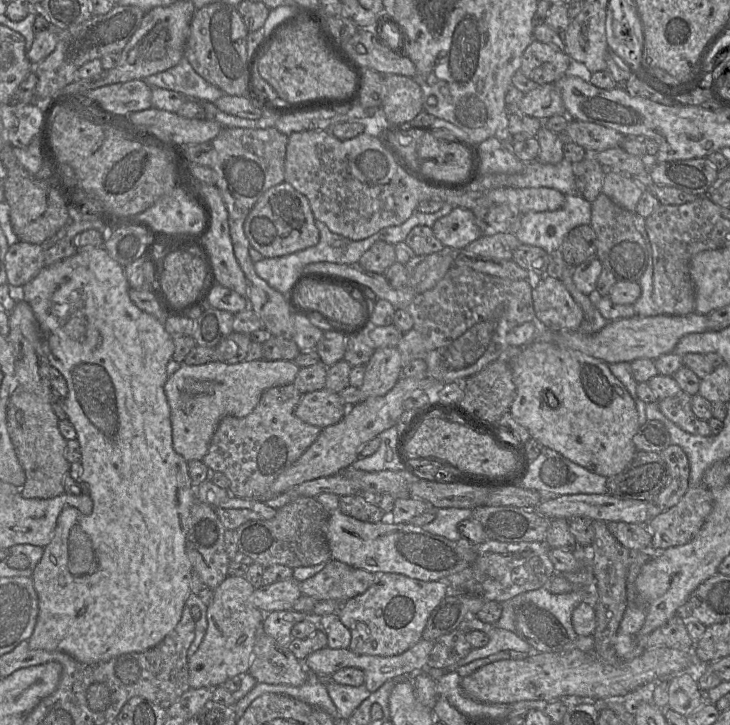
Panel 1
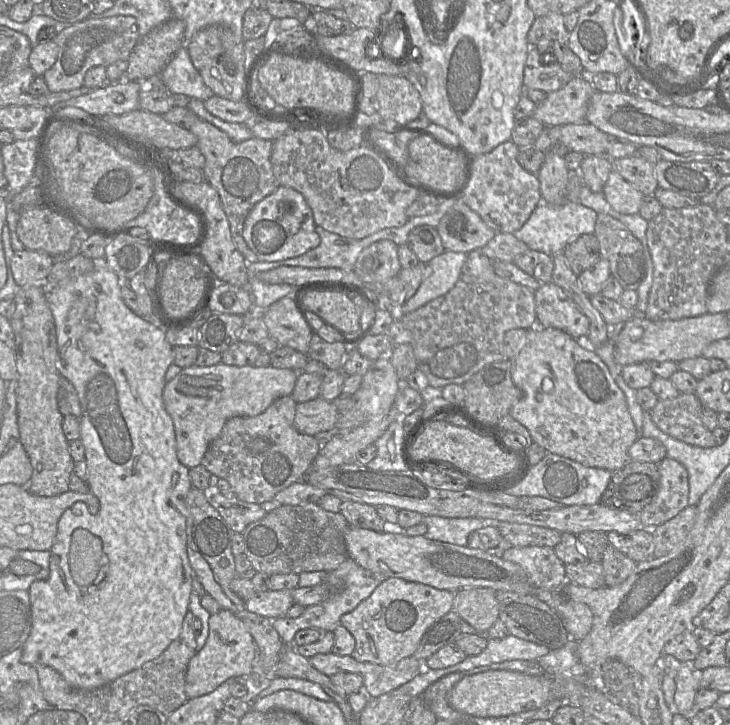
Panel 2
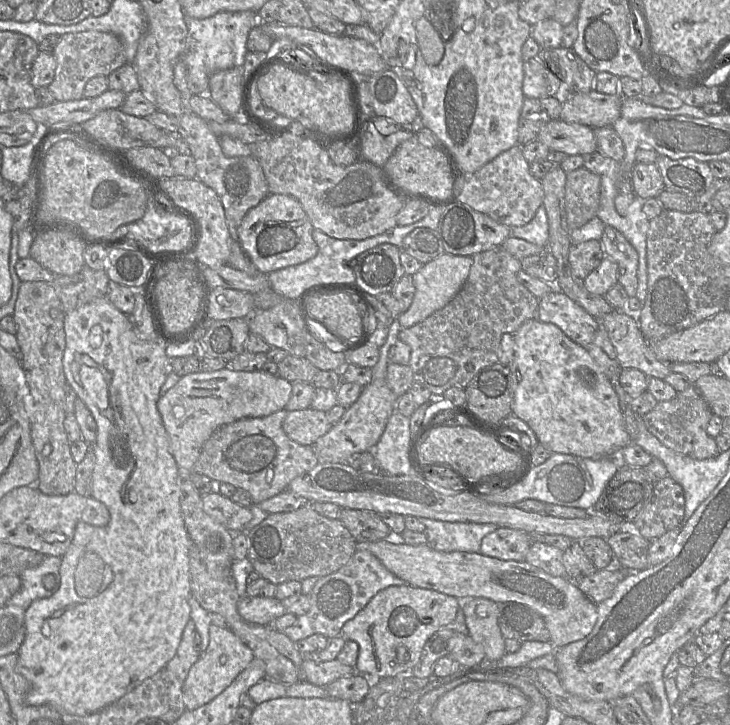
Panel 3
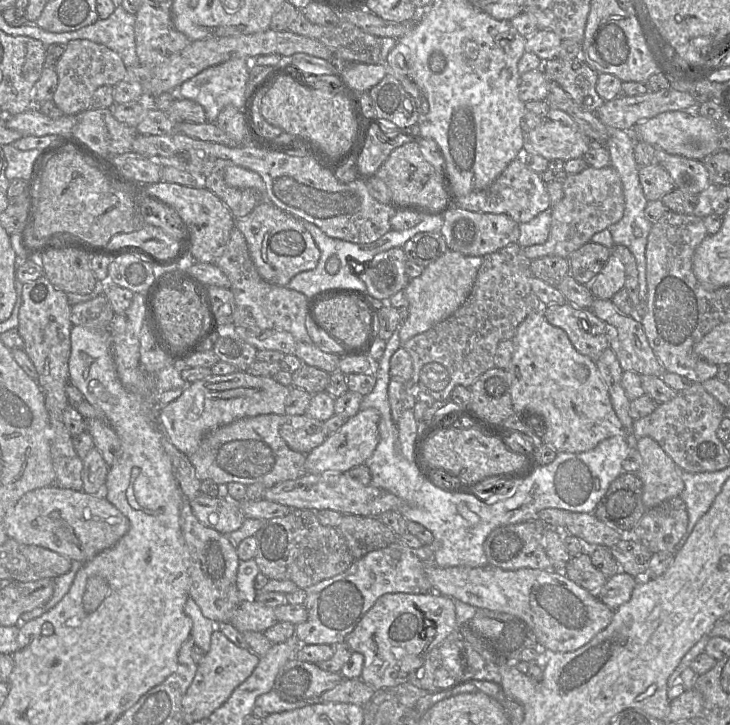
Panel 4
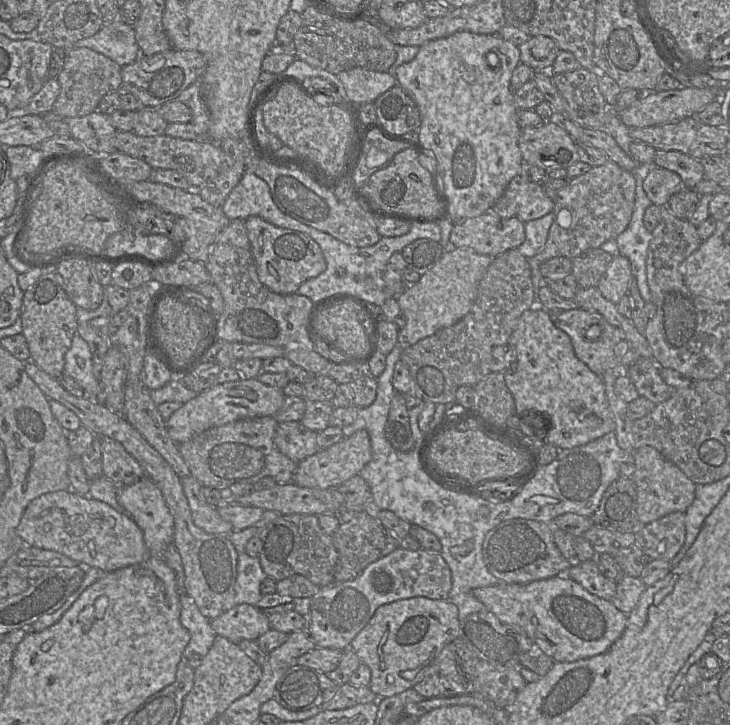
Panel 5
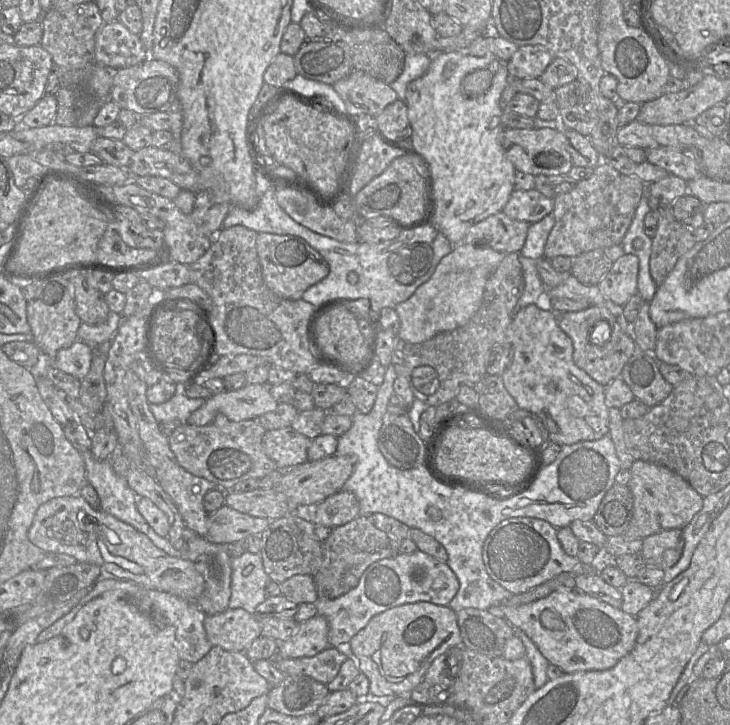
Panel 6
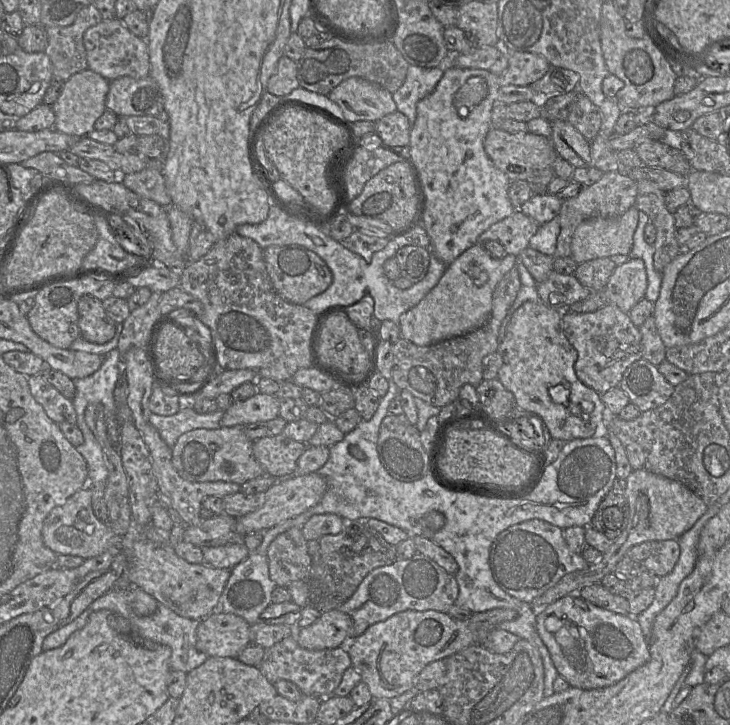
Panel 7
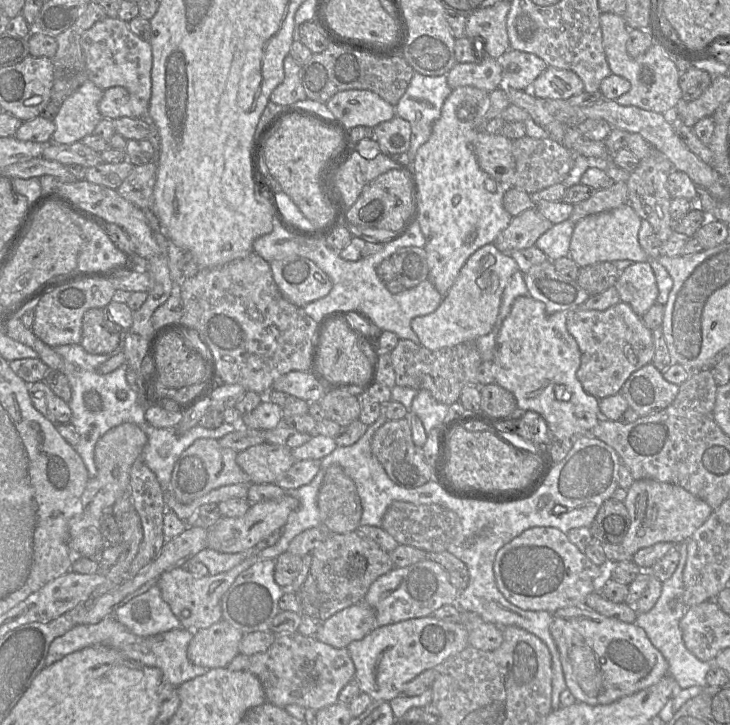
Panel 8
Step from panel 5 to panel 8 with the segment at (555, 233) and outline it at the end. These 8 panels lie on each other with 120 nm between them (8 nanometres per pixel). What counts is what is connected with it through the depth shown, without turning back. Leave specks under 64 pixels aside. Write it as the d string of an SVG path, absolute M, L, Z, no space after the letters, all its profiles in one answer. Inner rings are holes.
M614 182L609 188L594 191L588 199L574 204L568 220L576 224L589 215L612 210L624 204L628 204L627 183Z

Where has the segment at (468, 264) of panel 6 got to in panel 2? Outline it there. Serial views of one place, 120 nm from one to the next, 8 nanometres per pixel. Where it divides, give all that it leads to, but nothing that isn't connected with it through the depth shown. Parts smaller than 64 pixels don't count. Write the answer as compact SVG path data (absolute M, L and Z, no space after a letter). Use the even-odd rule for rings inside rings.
M444 251L426 264L426 277L417 292L402 305L402 315L413 312L449 292L459 279L467 254Z

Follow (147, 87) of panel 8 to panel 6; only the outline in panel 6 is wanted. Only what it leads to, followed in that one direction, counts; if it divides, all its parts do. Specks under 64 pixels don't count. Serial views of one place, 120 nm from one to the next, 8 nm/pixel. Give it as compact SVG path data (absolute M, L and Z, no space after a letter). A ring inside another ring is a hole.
M118 20L103 24L95 34L95 63L112 70L138 65L150 57L150 53L143 45L140 36L131 33Z

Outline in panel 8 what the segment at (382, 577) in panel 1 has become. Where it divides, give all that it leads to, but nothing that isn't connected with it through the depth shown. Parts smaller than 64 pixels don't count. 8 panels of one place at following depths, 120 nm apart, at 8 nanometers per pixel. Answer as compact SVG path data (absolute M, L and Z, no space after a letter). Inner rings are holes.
M430 615L379 626L361 640L351 642L347 646L347 650L354 663L354 678L357 680L361 692L365 692L373 700L389 702L402 695L405 685L421 672L440 665L468 645L468 632L460 623L439 620Z

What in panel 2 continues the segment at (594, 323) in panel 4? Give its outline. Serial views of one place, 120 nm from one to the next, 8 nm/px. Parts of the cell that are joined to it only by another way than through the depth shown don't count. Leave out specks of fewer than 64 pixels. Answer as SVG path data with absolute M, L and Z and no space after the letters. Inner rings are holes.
M553 282L535 291L535 312L539 325L556 328L576 340L588 339L590 322L573 299Z

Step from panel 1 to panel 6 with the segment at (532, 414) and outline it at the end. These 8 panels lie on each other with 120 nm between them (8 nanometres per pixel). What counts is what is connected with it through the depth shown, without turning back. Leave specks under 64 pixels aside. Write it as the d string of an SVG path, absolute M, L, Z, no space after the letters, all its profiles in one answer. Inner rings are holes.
M543 302L540 306L530 304L517 312L506 331L506 346L511 351L511 362L505 371L502 373L501 378L504 386L509 394L514 398L518 407L523 410L535 413L543 422L547 429L550 441L559 445L572 445L580 441L598 440L609 433L609 408L605 401L605 388L591 378L585 371L578 368L573 362L573 343L568 335L566 335L558 325L558 314L552 311Z

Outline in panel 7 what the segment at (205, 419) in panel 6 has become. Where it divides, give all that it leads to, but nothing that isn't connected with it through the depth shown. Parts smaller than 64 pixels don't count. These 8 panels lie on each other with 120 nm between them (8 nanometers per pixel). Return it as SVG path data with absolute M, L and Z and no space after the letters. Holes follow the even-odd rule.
M256 393L244 401L235 401L224 411L220 421L222 427L249 425L264 422L279 416L279 400L275 395Z

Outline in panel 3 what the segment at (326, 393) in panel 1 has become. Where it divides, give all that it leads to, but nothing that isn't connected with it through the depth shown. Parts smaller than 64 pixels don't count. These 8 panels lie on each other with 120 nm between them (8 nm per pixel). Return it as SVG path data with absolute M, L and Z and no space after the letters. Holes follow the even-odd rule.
M312 407L288 411L283 421L283 430L293 441L312 446L317 439L326 434L332 427L326 412Z

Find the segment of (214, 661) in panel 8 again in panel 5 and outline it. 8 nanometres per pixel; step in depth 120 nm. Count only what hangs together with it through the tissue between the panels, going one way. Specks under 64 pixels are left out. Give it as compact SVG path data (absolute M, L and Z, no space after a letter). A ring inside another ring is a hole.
M249 604L236 605L210 622L216 635L237 644L242 640L256 641L271 629L268 615Z

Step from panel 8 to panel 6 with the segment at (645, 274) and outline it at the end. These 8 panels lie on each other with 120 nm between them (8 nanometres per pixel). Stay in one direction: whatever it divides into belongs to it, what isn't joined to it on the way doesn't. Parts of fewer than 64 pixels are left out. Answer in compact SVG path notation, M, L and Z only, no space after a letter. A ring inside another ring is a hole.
M624 254L612 264L610 271L599 282L598 288L616 305L624 306L631 297L638 293L638 272L638 257Z

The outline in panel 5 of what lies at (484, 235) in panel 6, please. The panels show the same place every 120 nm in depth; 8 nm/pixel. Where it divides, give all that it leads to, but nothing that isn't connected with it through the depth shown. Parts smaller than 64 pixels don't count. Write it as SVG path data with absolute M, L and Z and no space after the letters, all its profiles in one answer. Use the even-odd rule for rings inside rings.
M492 211L455 223L451 247L471 248L492 258L517 249L525 240L525 223L516 217L501 218Z

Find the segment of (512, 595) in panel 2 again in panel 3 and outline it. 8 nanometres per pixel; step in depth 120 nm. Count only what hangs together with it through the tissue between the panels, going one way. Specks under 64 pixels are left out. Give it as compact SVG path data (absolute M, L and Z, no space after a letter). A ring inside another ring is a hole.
M509 601L498 603L498 608L498 624L504 639L550 642L543 618L528 606Z

